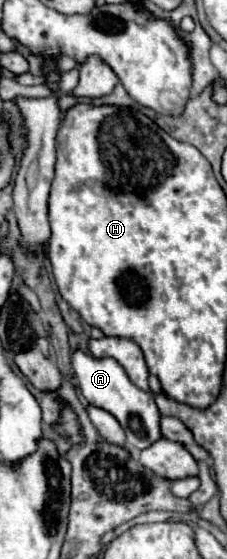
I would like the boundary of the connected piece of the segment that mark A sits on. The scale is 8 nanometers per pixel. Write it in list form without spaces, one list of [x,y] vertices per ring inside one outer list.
[[[76,351],[72,353],[72,369],[74,377],[78,381],[78,387],[82,395],[88,399],[90,405],[102,407],[108,413],[112,413],[122,429],[126,431],[126,443],[128,449],[136,449],[140,445],[152,445],[158,439],[162,439],[160,431],[160,411],[154,403],[154,397],[142,389],[138,389],[126,375],[126,371],[114,361],[114,359],[92,359],[88,353]]]

